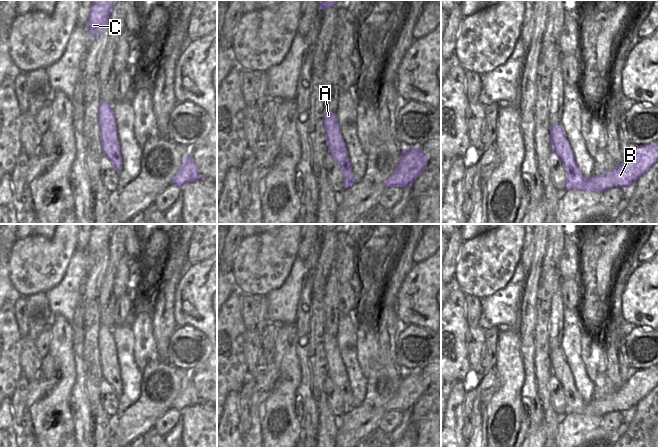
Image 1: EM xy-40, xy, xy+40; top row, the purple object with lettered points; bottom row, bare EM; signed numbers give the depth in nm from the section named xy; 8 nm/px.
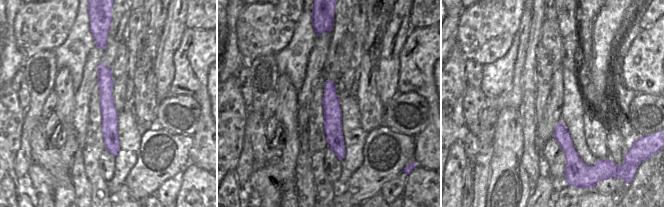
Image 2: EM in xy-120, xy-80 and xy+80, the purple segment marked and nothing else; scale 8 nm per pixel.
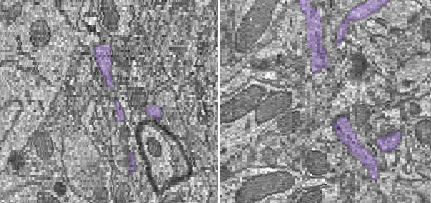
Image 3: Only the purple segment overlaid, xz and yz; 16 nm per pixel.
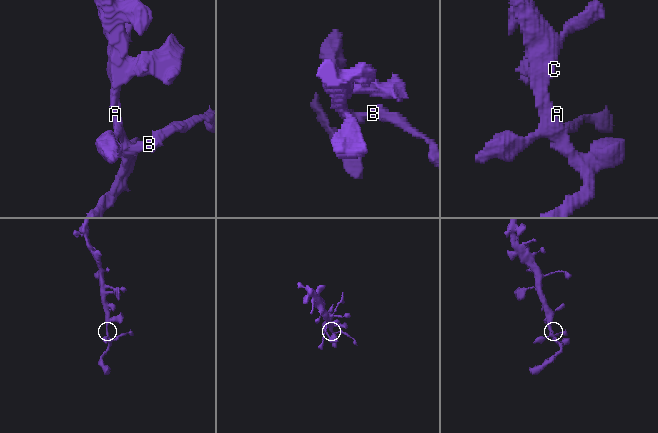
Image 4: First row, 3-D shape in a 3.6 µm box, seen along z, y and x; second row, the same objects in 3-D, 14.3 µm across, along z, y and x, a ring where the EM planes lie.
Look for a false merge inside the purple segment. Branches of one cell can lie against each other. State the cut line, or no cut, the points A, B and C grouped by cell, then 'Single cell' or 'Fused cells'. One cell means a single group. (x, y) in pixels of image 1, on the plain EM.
No split. Groups: A B C. Single cell

